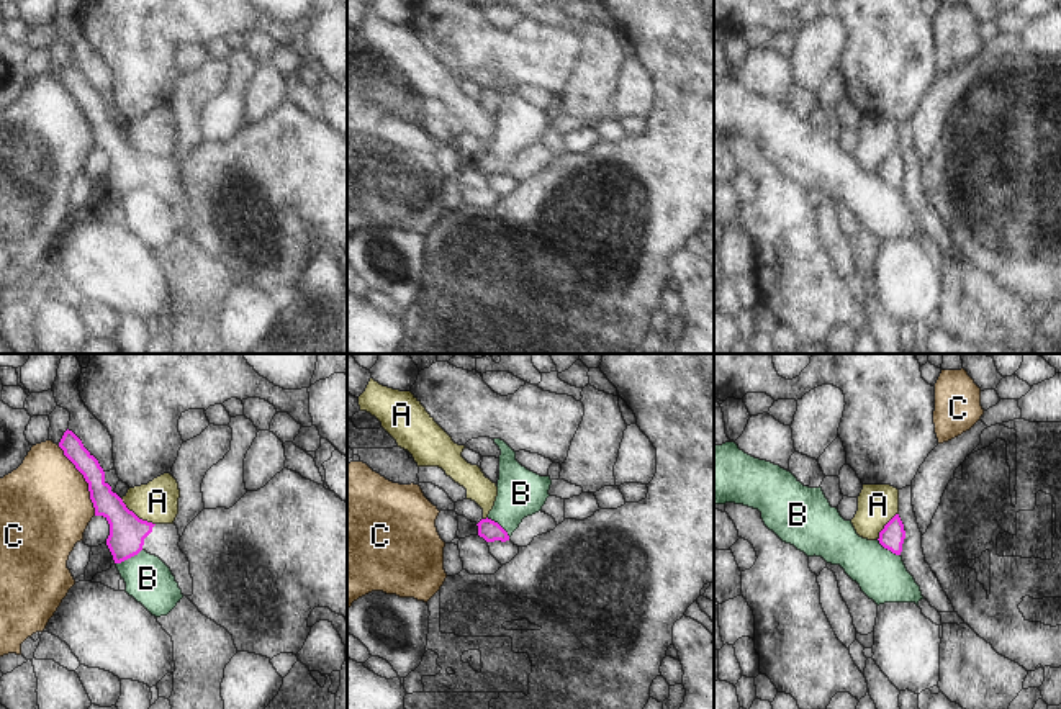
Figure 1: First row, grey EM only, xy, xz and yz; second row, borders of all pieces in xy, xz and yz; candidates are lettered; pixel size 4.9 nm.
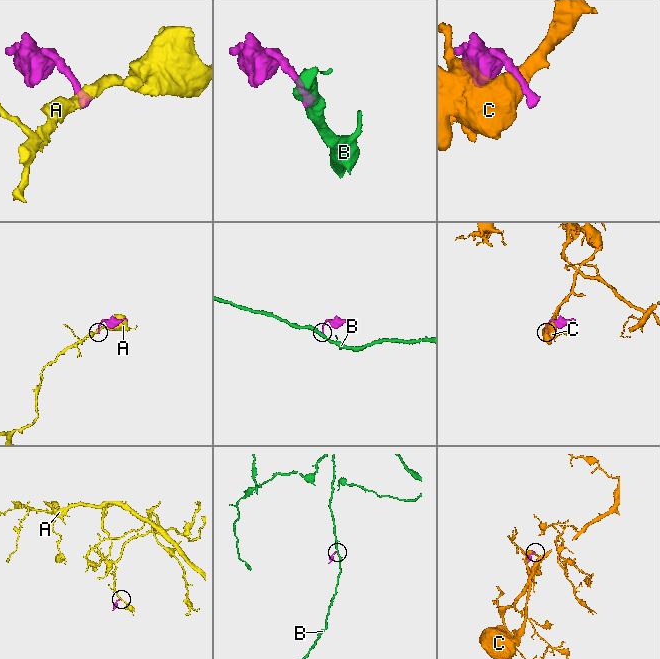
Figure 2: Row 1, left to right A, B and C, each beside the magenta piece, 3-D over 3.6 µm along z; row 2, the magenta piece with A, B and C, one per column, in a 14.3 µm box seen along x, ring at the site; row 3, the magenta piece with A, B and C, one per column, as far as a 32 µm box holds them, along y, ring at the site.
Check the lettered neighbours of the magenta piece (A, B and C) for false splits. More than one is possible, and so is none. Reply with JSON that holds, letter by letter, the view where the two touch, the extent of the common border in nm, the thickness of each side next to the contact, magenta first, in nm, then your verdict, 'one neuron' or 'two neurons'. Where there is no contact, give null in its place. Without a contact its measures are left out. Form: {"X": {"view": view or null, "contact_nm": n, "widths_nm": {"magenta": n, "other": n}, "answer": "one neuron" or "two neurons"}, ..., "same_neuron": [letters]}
{"A": {"view": "xy", "contact_nm": 220, "widths_nm": {"magenta": 180, "other": 200}, "answer": "two neurons"}, "B": {"view": "xy", "contact_nm": 150, "widths_nm": {"magenta": 180, "other": 220}, "answer": "two neurons"}, "C": {"view": "xy", "contact_nm": 400, "widths_nm": {"magenta": 130, "other": 440}, "answer": "two neurons"}, "same_neuron": []}

